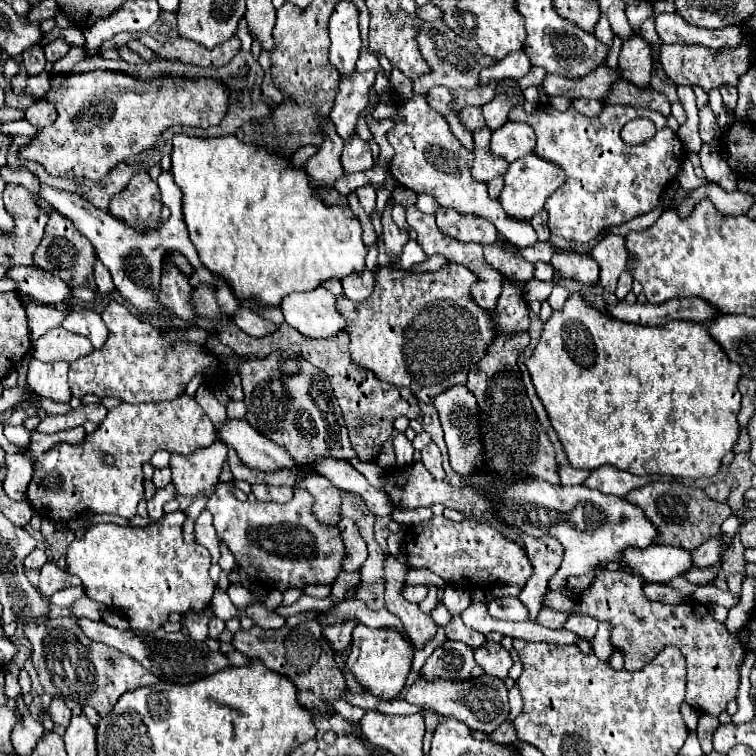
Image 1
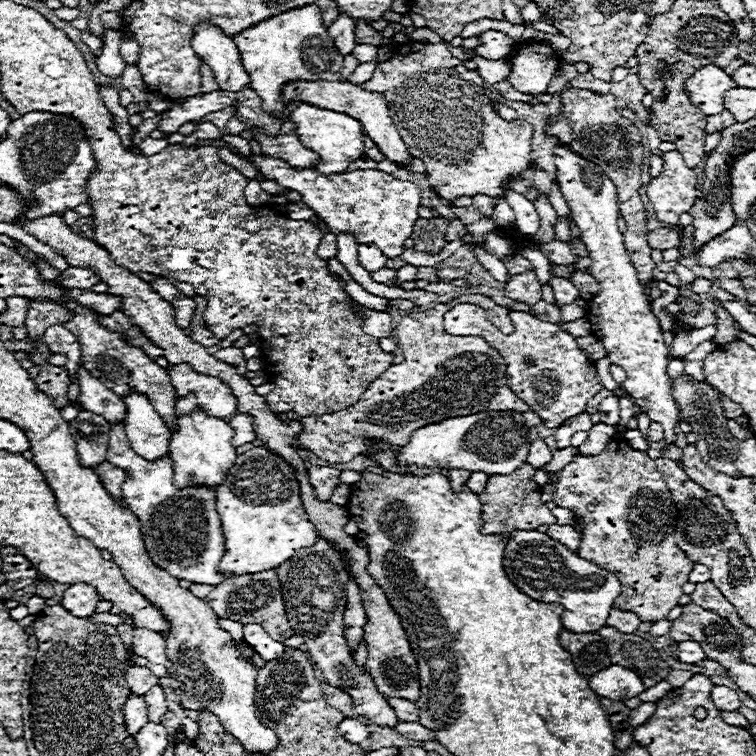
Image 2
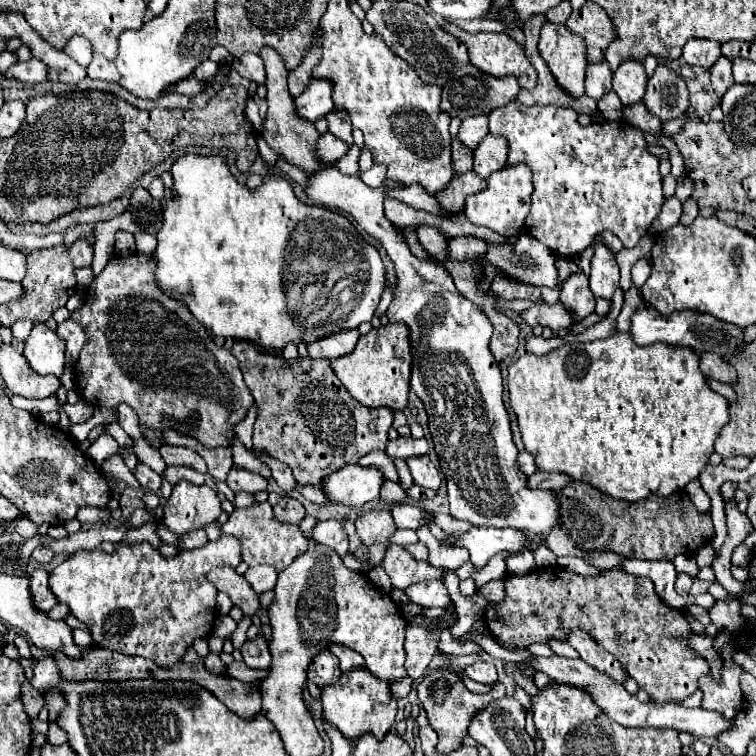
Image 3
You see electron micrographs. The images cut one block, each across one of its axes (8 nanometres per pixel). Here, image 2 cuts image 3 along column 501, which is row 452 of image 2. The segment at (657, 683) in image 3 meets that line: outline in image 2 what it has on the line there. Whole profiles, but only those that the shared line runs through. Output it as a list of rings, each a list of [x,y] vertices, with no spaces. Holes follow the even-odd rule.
[[[616,436],[602,454],[578,454],[552,478],[550,482],[556,488],[552,494],[554,504],[572,510],[584,526],[578,550],[580,558],[588,558],[596,562],[596,566],[612,570],[624,586],[614,608],[632,612],[642,622],[664,620],[668,612],[678,606],[682,584],[688,582],[692,562],[676,546],[676,506],[654,460]]]

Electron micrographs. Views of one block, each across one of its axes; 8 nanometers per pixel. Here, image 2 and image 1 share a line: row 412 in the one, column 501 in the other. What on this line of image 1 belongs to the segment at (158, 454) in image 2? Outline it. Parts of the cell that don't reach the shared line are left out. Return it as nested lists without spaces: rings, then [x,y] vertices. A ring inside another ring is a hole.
[[[506,122],[500,130],[492,132],[490,152],[504,158],[506,162],[514,162],[518,158],[534,154],[534,144],[536,136],[528,124]]]

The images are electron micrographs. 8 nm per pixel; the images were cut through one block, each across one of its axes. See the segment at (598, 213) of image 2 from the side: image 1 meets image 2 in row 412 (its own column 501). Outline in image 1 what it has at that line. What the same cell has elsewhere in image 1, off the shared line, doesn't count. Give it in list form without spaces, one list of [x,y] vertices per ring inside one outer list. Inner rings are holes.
[[[486,642],[486,646],[474,650],[474,660],[486,674],[492,674],[496,678],[506,678],[508,670],[514,664],[510,652],[506,652],[498,642]]]

